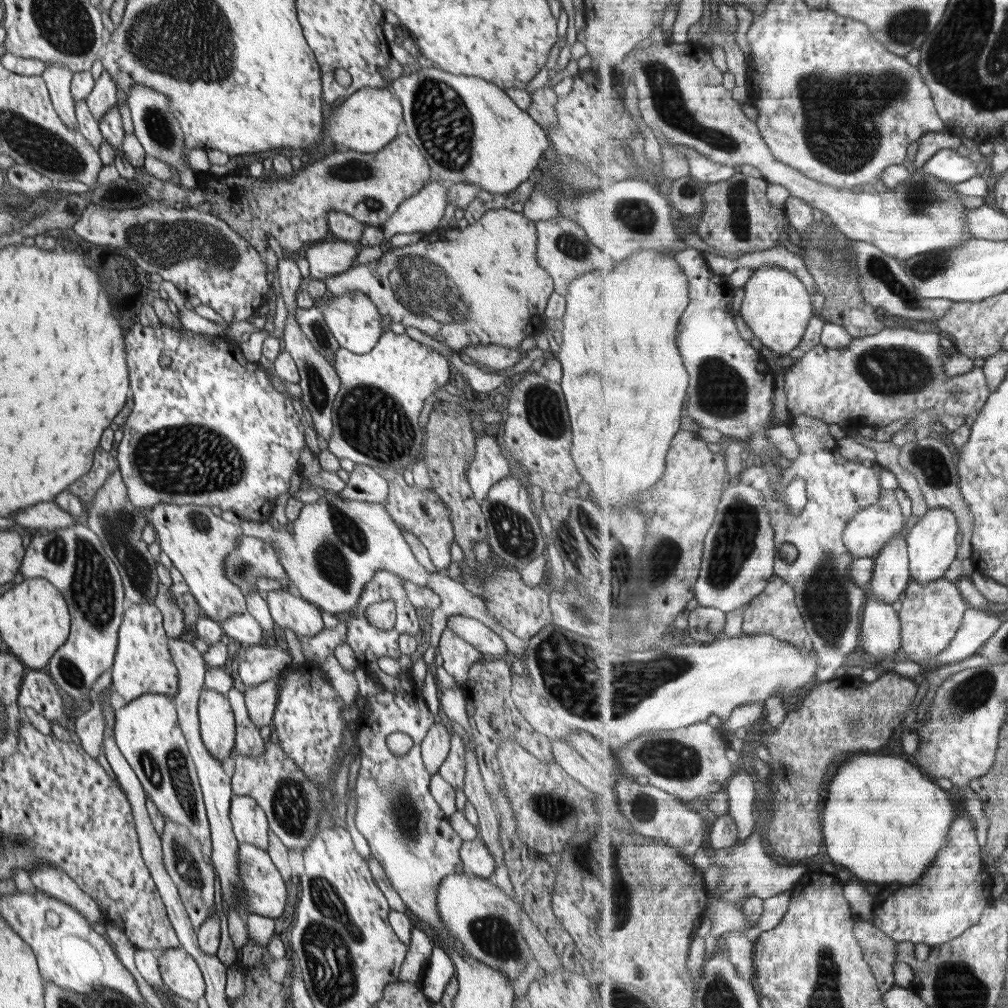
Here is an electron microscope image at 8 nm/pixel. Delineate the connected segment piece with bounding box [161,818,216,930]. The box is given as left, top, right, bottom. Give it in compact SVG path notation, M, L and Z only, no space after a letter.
M165 818L164 830L161 834L163 863L167 874L172 878L180 898L184 903L189 919L196 930L214 912L216 898L216 874L213 868L202 857L198 840L188 832L186 826L180 826Z

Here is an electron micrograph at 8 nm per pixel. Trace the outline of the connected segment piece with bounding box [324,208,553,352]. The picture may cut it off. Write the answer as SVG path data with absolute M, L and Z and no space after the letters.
M493 208L485 212L483 216L472 226L468 225L462 230L458 228L446 228L438 226L433 231L424 234L420 242L414 245L404 247L385 248L384 254L378 261L369 262L369 264L354 264L350 270L335 275L327 276L324 281L328 288L329 295L342 296L349 290L358 290L370 297L370 300L376 305L381 316L390 316L391 320L400 323L405 327L414 327L430 335L434 340L445 343L454 351L462 350L468 346L486 346L499 345L509 347L510 349L519 348L526 337L534 336L534 325L542 328L542 322L545 321L544 309L550 294L553 292L552 277L537 263L537 228L535 221L524 216L522 212L515 212L512 209Z

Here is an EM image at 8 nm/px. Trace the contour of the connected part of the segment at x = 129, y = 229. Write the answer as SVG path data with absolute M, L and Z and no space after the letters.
M159 200L122 210L88 203L73 229L92 246L118 247L142 270L160 274L188 297L197 296L202 305L213 308L228 323L246 320L268 302L263 255L212 213L190 207L178 210L171 203Z

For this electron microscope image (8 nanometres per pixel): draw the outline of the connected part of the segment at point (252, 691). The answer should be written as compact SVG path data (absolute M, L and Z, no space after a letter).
M277 676L258 686L246 687L245 703L249 719L257 726L268 726L273 722L273 714L278 700Z

